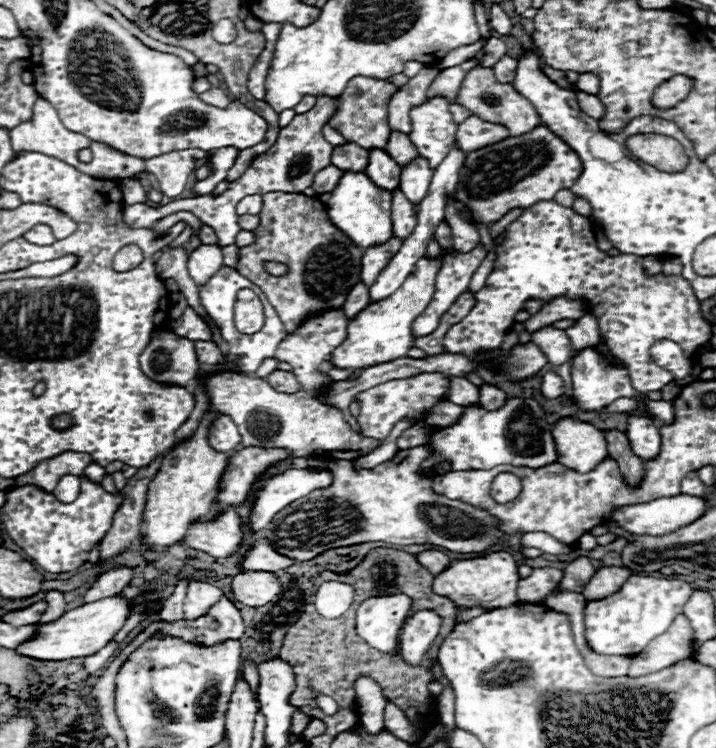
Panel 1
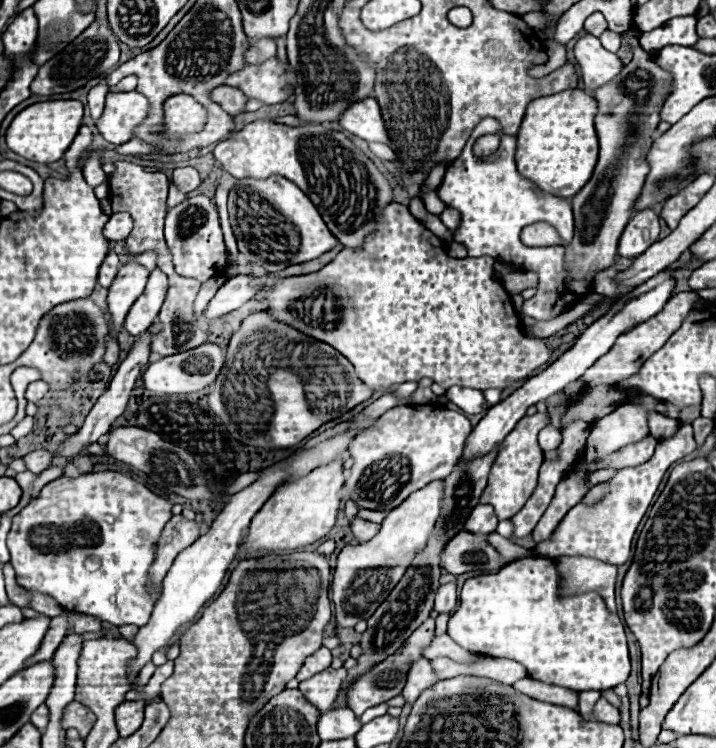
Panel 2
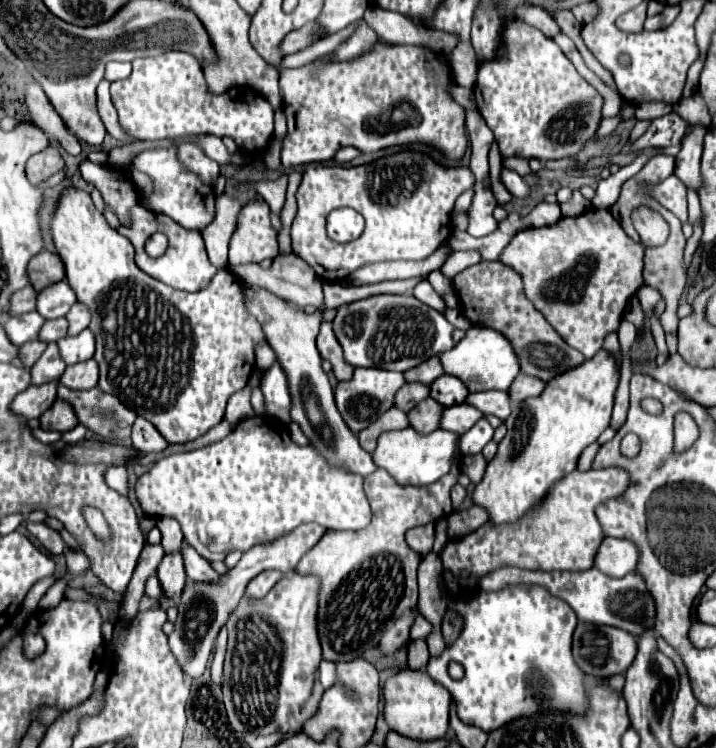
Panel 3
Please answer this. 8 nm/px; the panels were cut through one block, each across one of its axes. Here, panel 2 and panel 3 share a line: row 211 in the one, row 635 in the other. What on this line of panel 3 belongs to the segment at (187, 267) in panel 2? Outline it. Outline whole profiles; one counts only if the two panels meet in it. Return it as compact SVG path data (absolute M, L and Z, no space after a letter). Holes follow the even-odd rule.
M302 524L296 530L292 530L290 534L276 538L276 542L258 544L258 546L250 548L248 552L244 552L240 562L232 570L228 570L228 574L224 574L218 584L206 584L206 586L204 584L192 584L192 582L186 584L186 588L182 592L182 602L180 602L180 608L178 608L178 620L174 624L176 630L168 636L170 650L174 652L174 656L176 656L176 660L182 666L186 676L198 678L206 670L210 652L214 648L214 640L216 640L220 628L226 624L230 612L236 608L236 604L244 596L248 582L264 570L280 570L282 574L292 572L294 566L300 562L300 558L318 544L322 534L326 534L324 526Z

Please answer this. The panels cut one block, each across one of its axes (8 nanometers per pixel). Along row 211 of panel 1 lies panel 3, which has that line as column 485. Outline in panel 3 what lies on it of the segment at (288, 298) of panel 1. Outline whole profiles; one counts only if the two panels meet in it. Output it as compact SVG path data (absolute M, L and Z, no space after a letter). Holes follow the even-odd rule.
M478 262L452 278L454 290L460 298L462 314L476 326L488 326L500 330L512 344L520 358L524 374L536 376L544 382L580 366L586 358L568 346L558 332L546 322L536 306L526 298L522 290L520 274L502 262Z

